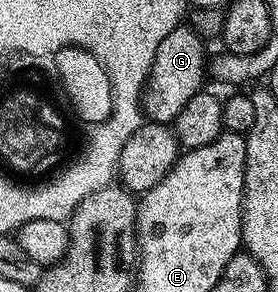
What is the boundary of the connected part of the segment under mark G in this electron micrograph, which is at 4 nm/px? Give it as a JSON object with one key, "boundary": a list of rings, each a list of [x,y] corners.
{"boundary":[[[180,25],[160,41],[160,49],[156,49],[156,57],[152,61],[152,69],[146,78],[146,86],[142,88],[142,99],[144,100],[144,115],[151,123],[173,124],[174,118],[196,97],[196,93],[203,90],[208,79],[208,54],[206,55],[207,44],[201,35],[196,34],[194,28],[189,25]]]}

